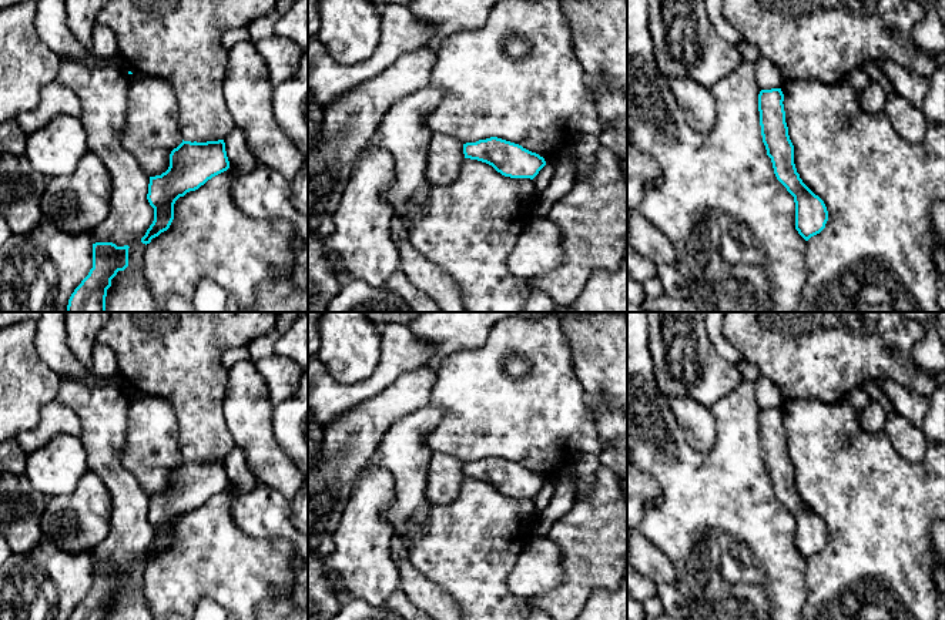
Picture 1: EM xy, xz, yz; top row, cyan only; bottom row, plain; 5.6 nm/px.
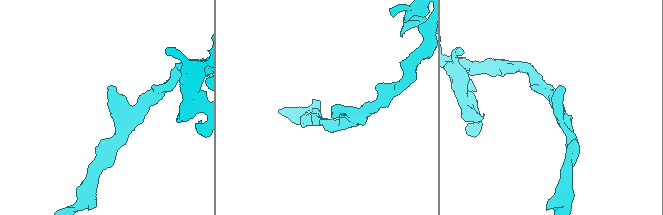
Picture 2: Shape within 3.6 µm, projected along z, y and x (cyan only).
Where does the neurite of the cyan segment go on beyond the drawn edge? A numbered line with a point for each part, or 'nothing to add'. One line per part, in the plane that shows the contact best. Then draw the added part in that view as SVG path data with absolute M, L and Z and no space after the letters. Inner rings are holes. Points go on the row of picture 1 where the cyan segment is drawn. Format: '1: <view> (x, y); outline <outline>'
nothing to add

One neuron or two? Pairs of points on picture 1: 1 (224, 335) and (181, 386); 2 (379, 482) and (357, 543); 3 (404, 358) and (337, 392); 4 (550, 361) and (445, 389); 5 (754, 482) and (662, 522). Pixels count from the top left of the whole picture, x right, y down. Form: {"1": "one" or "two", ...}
{"1": "one", "2": "one", "3": "one", "4": "one", "5": "one"}

